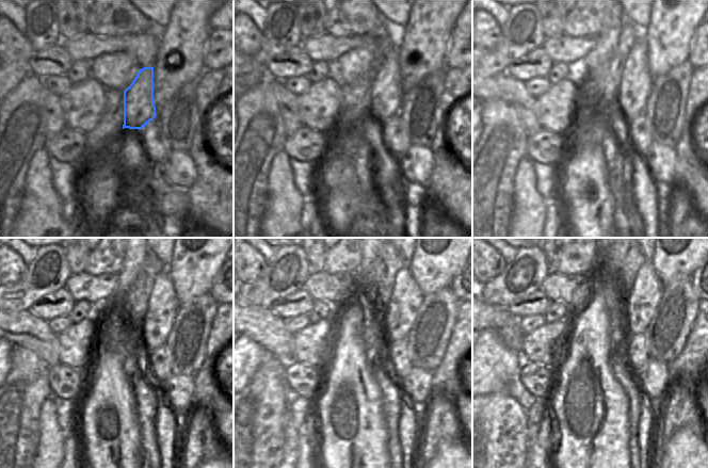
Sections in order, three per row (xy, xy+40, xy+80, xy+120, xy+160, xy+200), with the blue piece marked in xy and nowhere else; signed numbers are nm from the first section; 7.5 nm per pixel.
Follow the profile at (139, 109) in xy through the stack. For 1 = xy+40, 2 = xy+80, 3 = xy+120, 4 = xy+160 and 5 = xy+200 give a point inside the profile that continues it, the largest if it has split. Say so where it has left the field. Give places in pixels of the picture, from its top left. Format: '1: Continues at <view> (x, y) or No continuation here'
1: Continues at xy+40 (386, 94)
2: Continues at xy+80 (636, 82)
3: Continues at xy+120 (162, 307)
4: Continues at xy+160 (398, 318)
5: Continues at xy+200 (640, 304)

